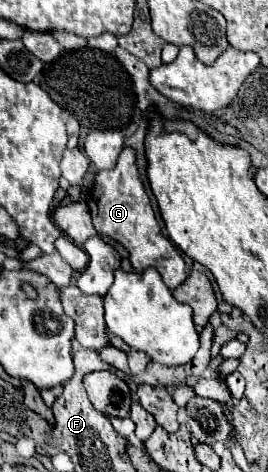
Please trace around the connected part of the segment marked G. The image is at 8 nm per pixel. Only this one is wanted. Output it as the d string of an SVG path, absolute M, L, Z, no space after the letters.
M124 147L118 163L110 171L100 171L94 181L94 189L88 197L88 209L92 213L94 227L100 235L108 235L118 241L128 253L134 271L144 271L146 267L156 267L164 285L168 289L176 289L186 279L186 265L182 255L174 249L174 245L162 235L160 225L154 217L154 209L150 197L142 185L138 167L136 167L136 151L132 147Z

